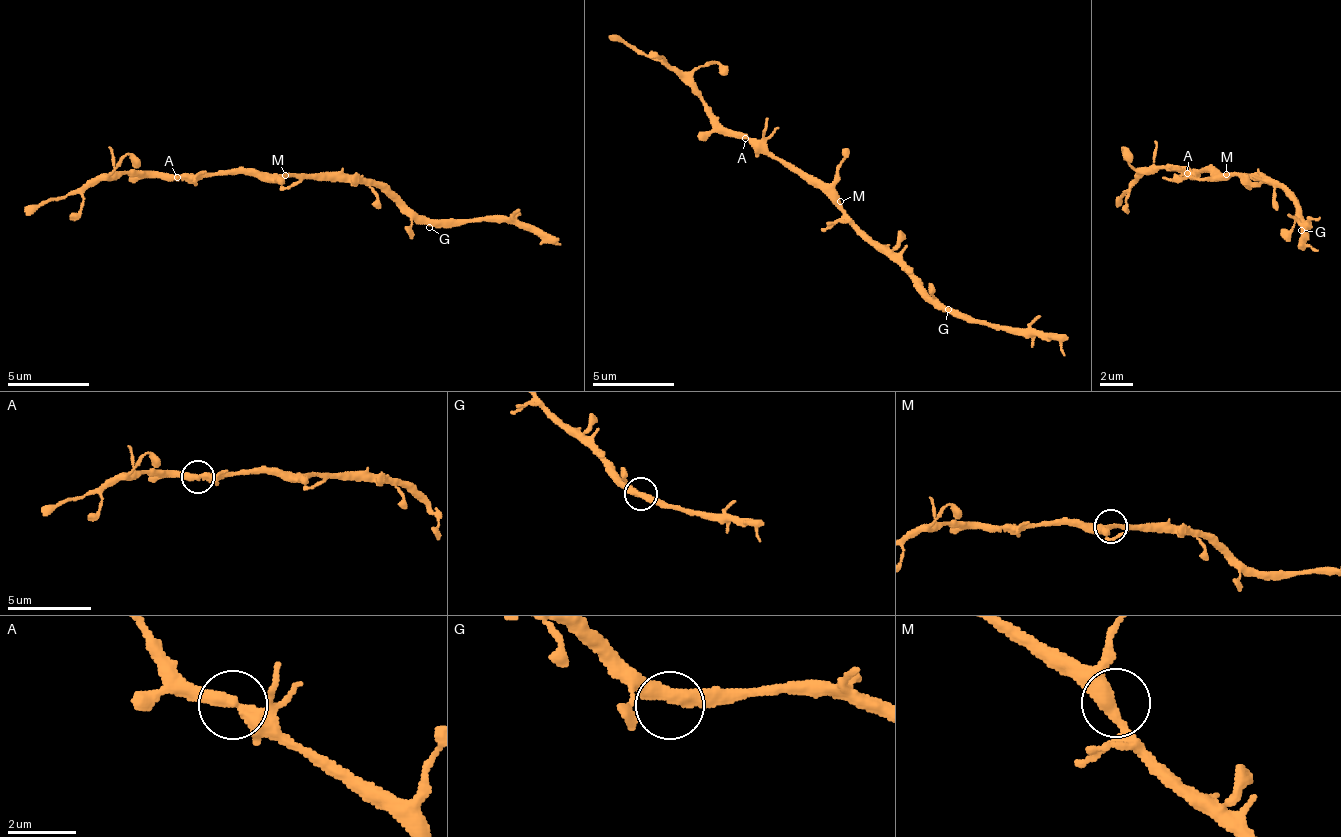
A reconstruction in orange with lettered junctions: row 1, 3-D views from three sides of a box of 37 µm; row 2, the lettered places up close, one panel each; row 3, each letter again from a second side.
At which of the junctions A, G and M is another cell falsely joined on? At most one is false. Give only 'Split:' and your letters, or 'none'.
Split: none

